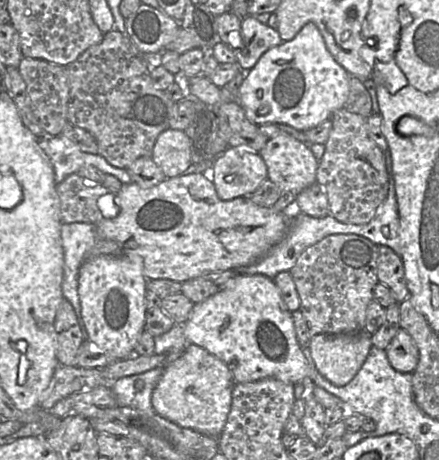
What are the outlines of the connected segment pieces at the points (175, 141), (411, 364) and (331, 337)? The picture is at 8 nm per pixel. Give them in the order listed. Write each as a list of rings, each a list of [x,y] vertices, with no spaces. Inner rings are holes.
[[[168,128],[158,135],[151,158],[166,178],[181,175],[192,163],[190,140],[183,130]]]
[[[400,328],[385,352],[391,366],[396,371],[413,374],[418,365],[419,352],[407,331]]]
[[[367,332],[322,334],[310,337],[309,348],[318,372],[335,386],[353,380],[365,363],[372,347]]]

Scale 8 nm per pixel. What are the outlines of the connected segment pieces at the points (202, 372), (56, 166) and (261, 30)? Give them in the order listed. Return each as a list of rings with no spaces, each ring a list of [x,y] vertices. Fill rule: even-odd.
[[[187,344],[183,354],[164,367],[151,403],[154,411],[177,425],[219,438],[231,408],[234,376],[227,365],[195,344]]]
[[[62,135],[40,139],[38,144],[52,163],[56,184],[62,182],[68,175],[77,173],[84,166],[94,166],[103,173],[116,177],[122,183],[132,182],[126,169],[114,167],[99,154],[81,151]]]
[[[251,15],[242,19],[240,34],[243,47],[233,49],[242,71],[249,71],[269,48],[282,42],[277,30]]]

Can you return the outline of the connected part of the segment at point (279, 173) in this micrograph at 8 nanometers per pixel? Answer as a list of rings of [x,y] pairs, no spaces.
[[[289,134],[269,138],[259,154],[267,167],[267,178],[295,196],[316,182],[319,161],[309,144]]]

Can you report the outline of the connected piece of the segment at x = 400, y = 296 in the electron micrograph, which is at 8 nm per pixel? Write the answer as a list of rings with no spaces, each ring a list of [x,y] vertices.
[[[378,246],[377,277],[391,289],[397,303],[409,297],[402,258],[388,246]]]

